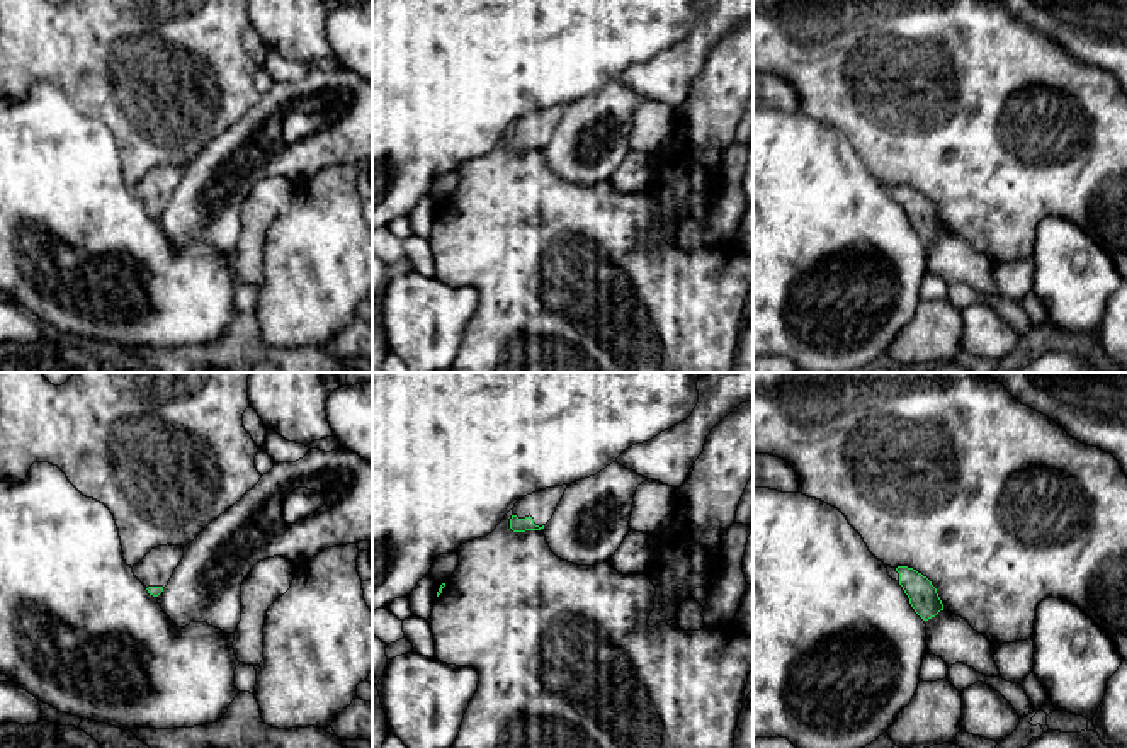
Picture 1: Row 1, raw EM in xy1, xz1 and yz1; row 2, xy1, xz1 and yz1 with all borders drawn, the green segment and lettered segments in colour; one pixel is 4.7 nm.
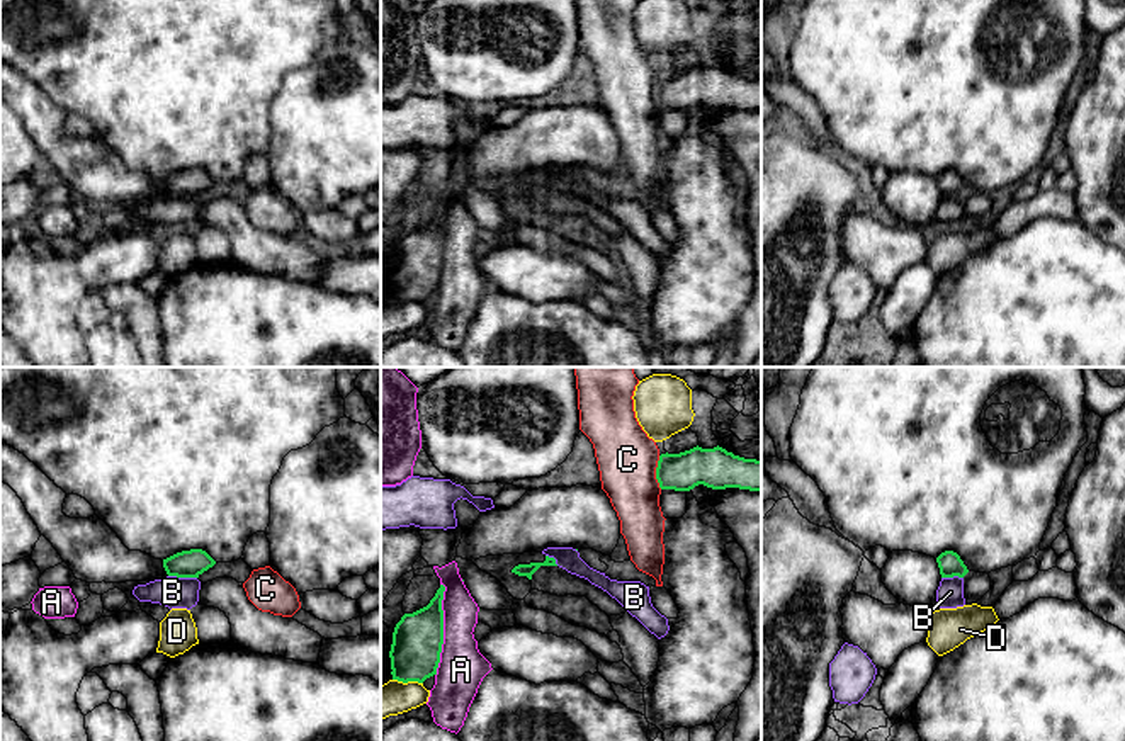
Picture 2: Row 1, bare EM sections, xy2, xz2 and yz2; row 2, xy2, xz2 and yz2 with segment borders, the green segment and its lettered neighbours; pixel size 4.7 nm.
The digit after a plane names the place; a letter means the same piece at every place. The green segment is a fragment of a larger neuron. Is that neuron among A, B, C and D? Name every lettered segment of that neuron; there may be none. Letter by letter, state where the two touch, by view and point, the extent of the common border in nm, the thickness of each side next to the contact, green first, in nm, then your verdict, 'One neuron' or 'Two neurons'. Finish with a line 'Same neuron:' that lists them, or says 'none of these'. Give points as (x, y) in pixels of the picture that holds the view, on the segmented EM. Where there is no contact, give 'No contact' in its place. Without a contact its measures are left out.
A: Touches green at xz2 (442, 629). Shared border 440 nm. Thickness 240 nm (green) against 220 nm. Two neurons
B: Touches green at xy2 (182, 576). Shared border 140 nm. Thickness 130 nm (green) against 150 nm. Two neurons
C: Touches green at xz2 (656, 473). Shared border 160 nm. Thickness 180 nm (green) against 280 nm. Two neurons
D: Touches green at xz2 (408, 680). Shared border 150 nm. Thickness 240 nm (green) against 160 nm. Two neurons
Same neuron: none of these

